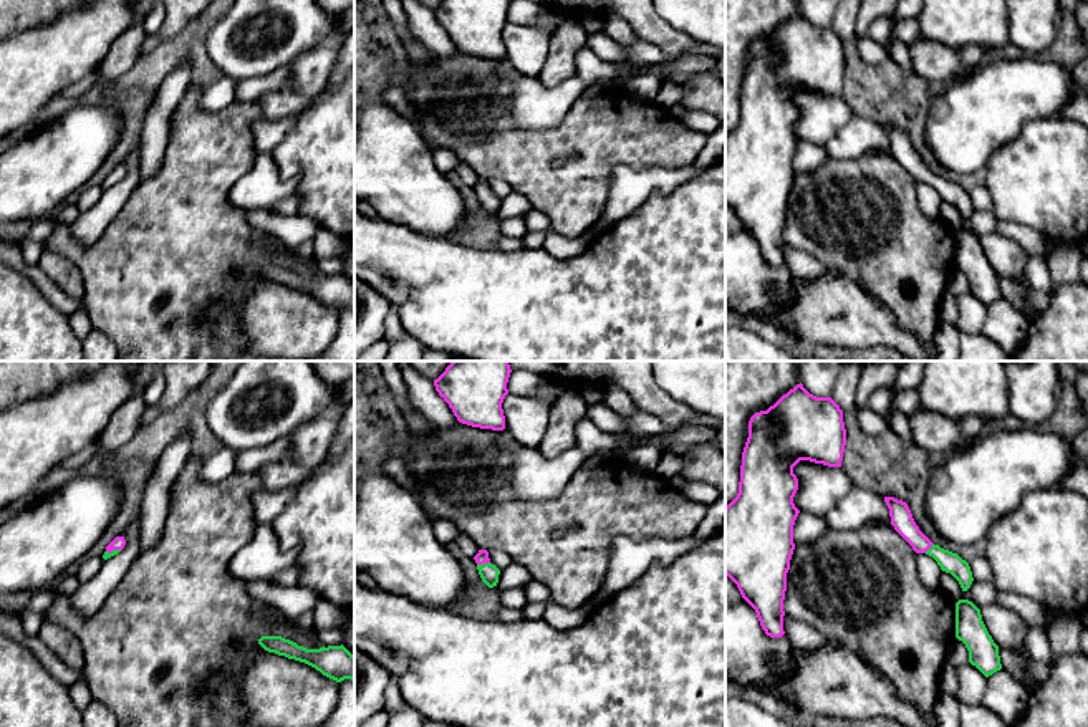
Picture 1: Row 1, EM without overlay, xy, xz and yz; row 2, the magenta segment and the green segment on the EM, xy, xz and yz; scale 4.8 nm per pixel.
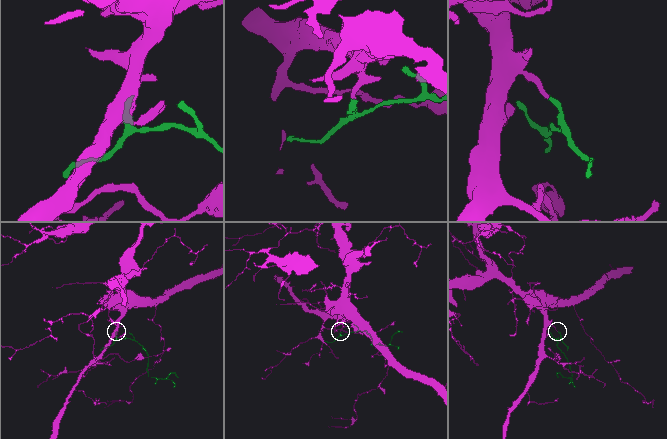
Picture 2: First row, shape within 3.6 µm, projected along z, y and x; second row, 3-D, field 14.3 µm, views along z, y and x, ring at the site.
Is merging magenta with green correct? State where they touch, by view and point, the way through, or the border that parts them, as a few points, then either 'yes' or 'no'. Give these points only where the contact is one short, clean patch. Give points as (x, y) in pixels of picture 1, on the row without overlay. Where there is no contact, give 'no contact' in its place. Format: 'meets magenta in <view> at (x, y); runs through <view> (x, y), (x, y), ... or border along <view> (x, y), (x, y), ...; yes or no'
meets magenta in xz at (482, 192); runs through xz (482, 186), (482, 192), (489, 202); yes

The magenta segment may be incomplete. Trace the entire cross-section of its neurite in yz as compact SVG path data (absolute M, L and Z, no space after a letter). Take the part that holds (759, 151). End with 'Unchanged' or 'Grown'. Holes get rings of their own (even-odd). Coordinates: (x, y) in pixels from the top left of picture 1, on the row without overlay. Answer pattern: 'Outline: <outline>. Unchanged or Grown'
Outline: M797 13L767 40L749 50L749 66L742 81L737 126L725 136L725 204L742 227L755 238L762 258L782 267L787 202L795 179L793 154L800 139L793 132L798 108L793 96L810 89L841 96L846 75L843 40L831 26L816 26Z. Unchanged

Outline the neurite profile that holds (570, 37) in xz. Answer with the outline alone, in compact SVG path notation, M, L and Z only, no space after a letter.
M568 17L551 35L548 58L538 73L540 81L556 84L575 76L575 58L586 46L588 36L583 23Z

